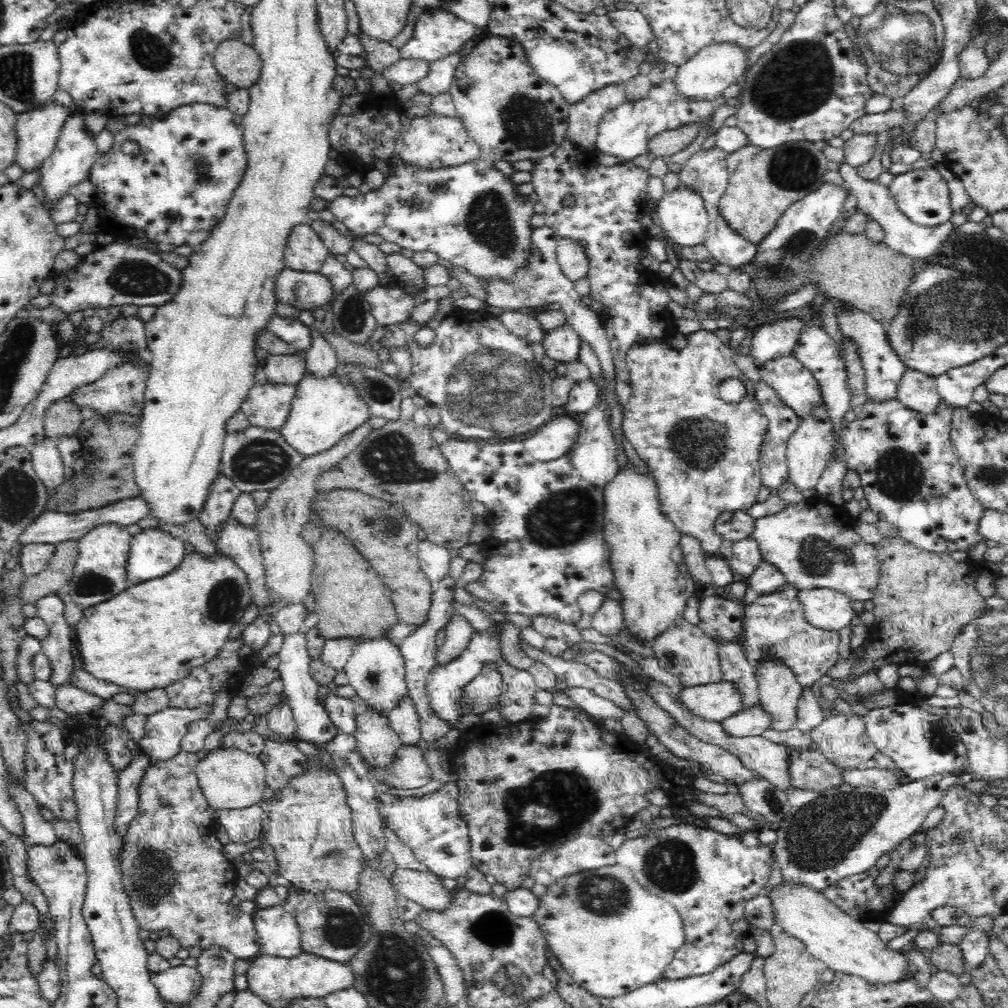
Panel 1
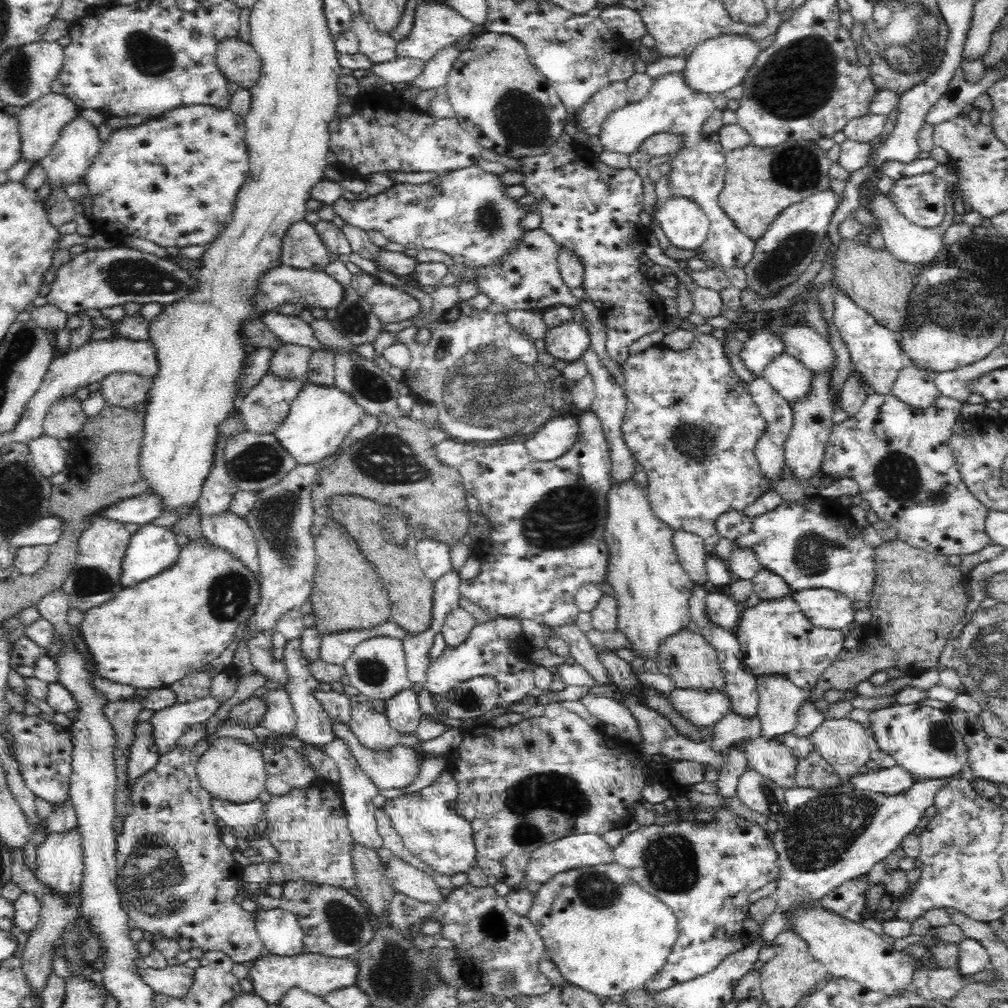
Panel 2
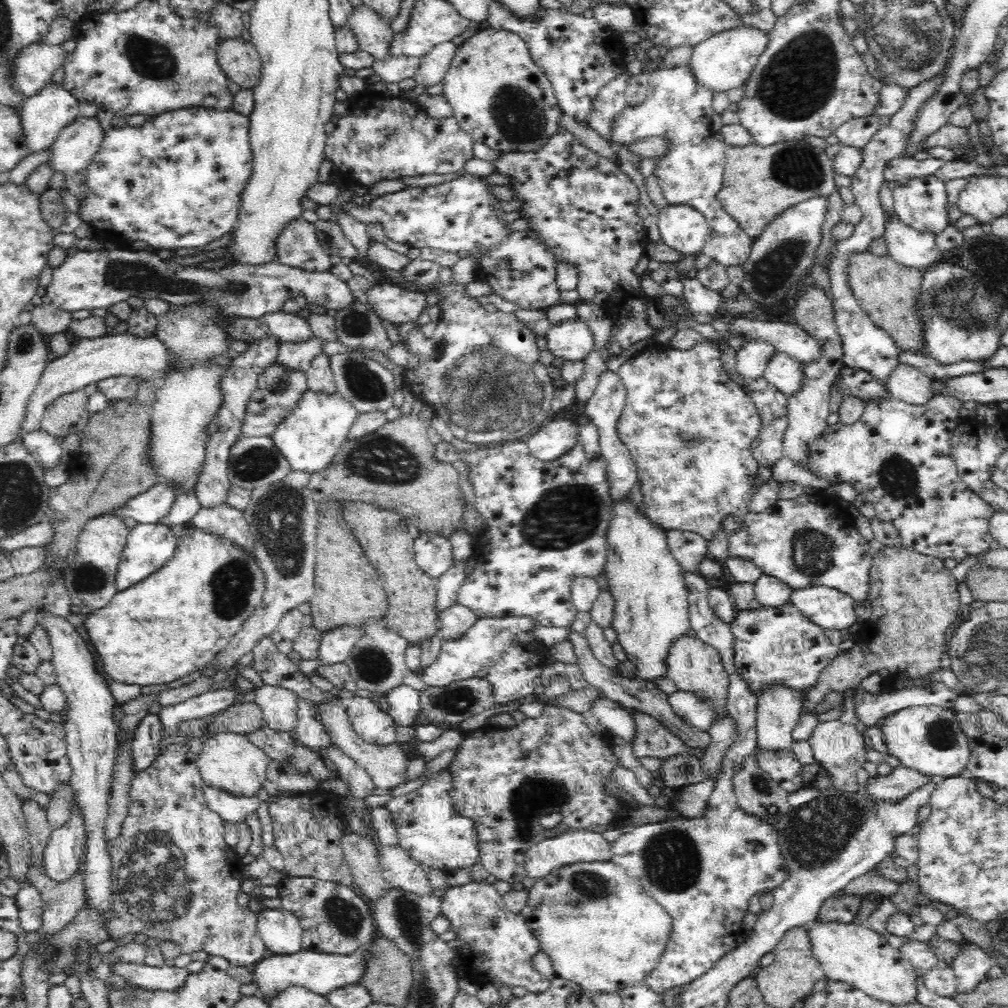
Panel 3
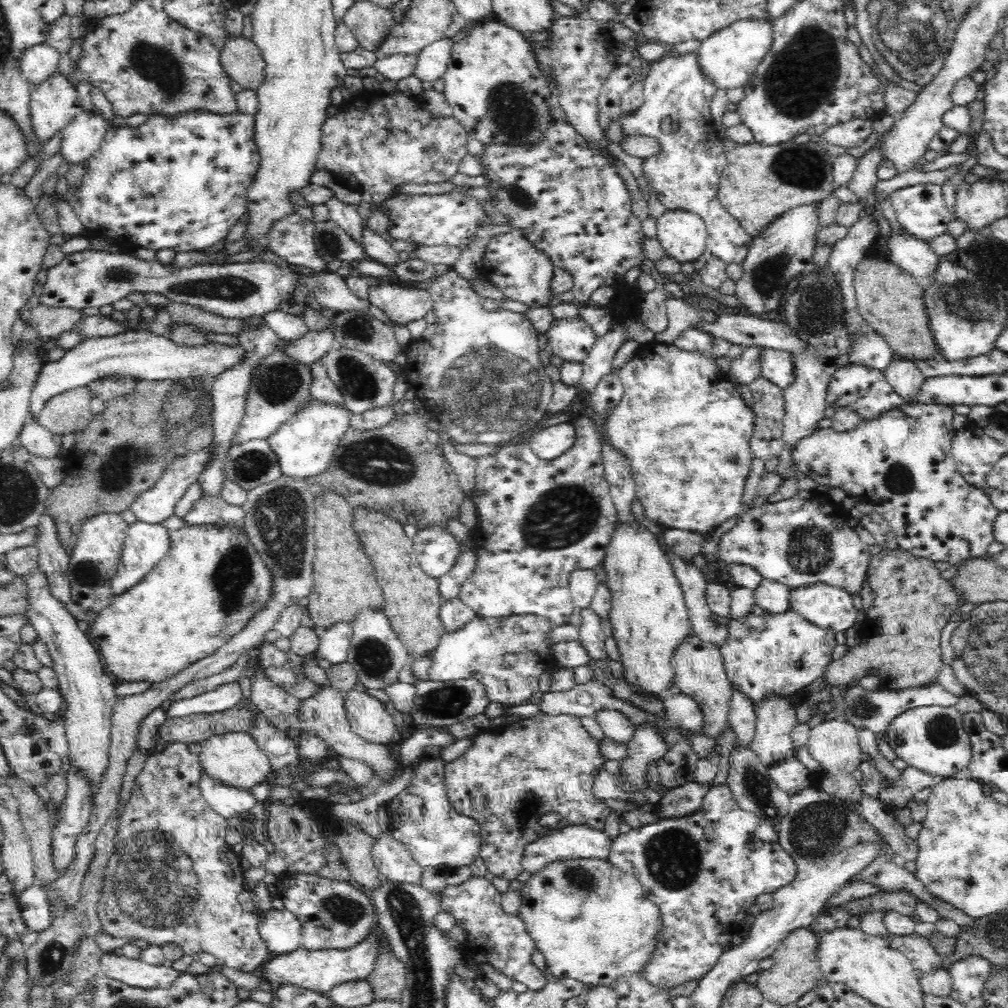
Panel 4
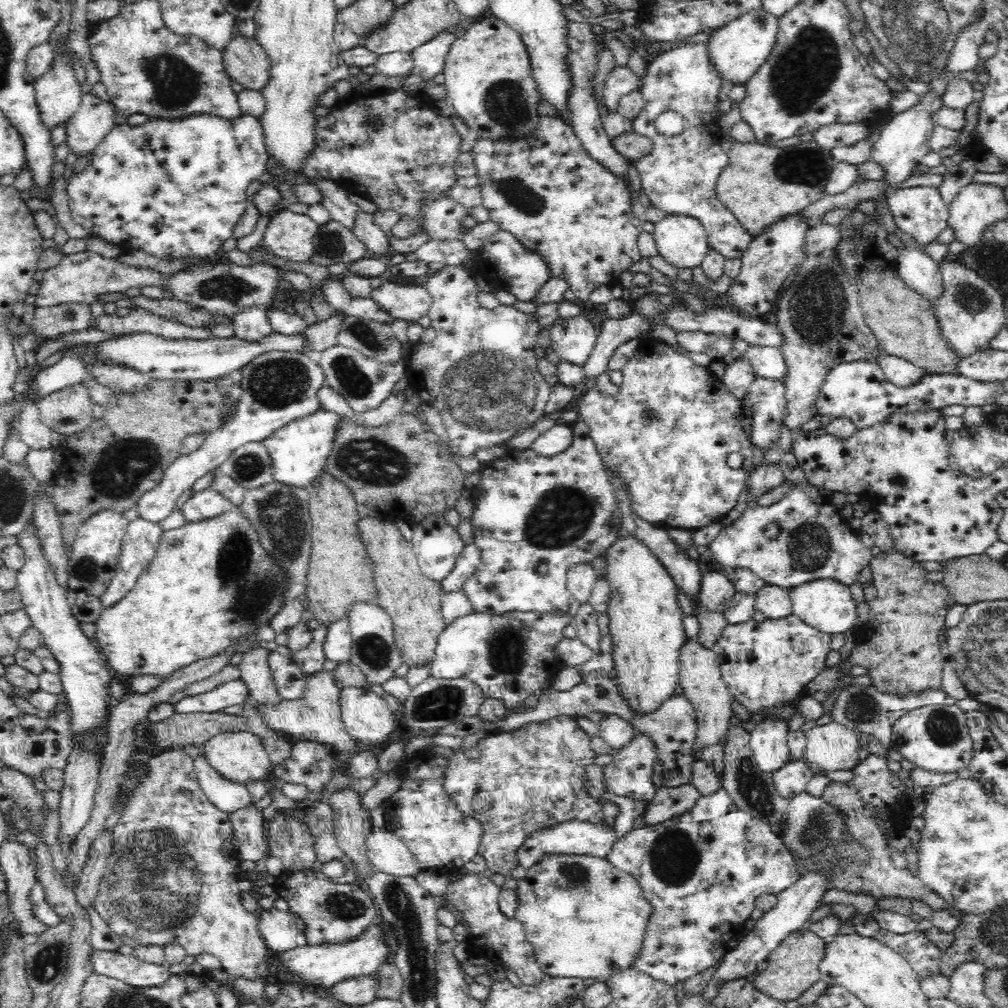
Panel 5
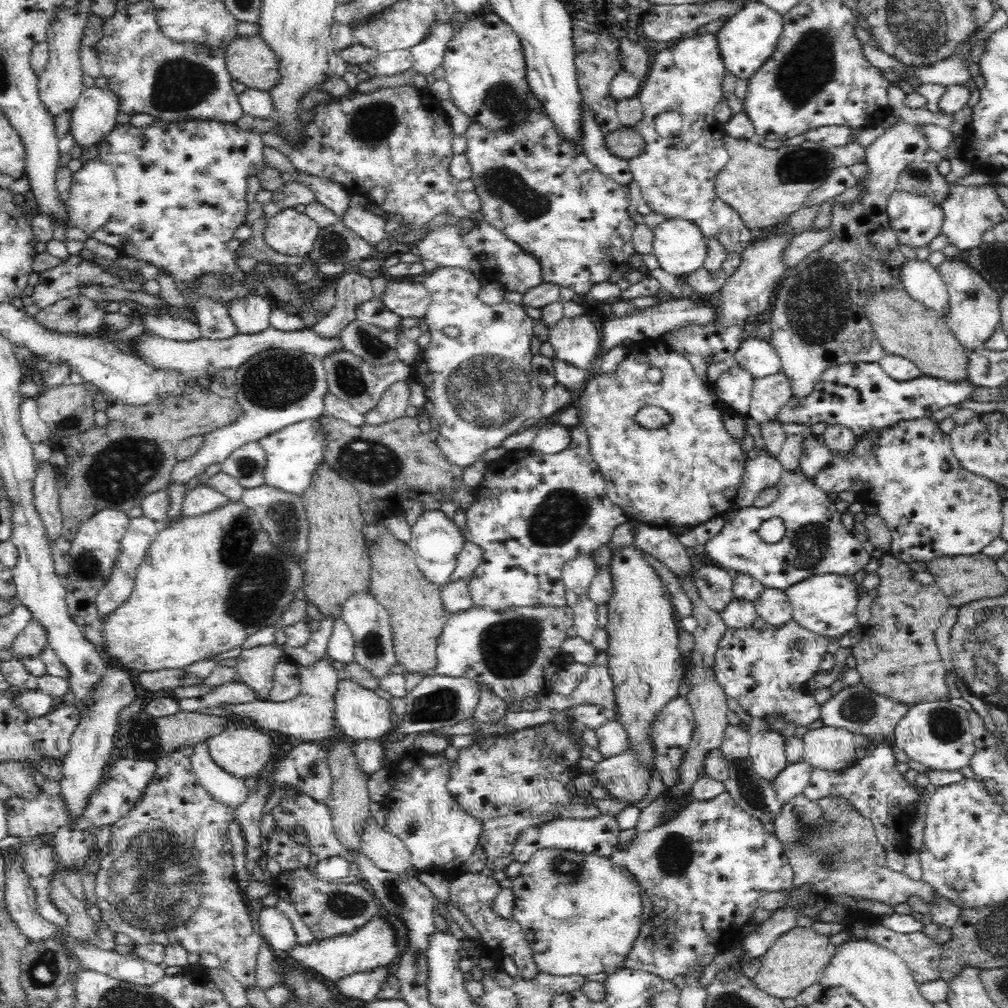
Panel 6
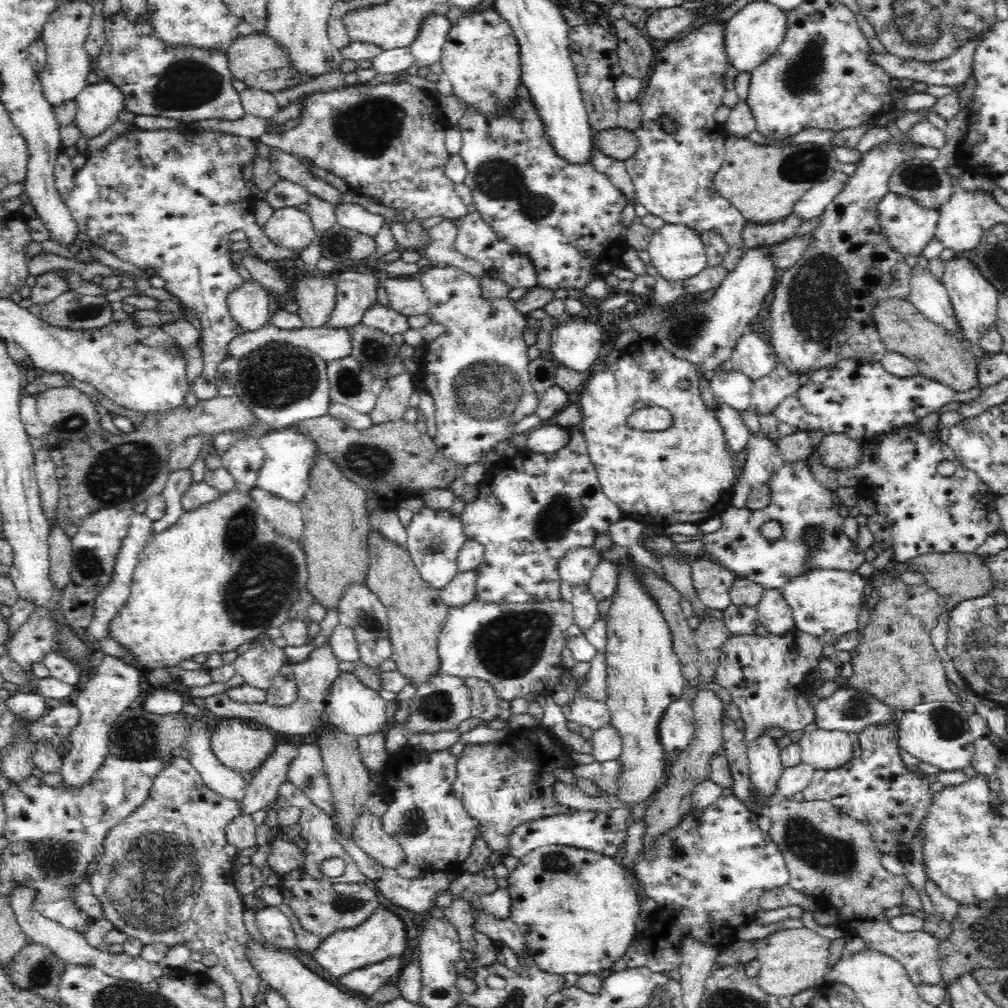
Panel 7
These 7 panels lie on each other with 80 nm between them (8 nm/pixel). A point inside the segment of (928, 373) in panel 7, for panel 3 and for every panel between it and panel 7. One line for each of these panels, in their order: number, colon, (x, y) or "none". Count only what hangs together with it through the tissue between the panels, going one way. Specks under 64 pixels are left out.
3: (887, 291)
4: (891, 301)
5: (904, 322)
6: (903, 326)

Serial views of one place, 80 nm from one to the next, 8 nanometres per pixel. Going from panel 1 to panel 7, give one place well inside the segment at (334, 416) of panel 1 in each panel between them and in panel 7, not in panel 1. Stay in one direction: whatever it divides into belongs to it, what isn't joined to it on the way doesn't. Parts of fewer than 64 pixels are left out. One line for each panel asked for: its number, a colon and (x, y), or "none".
2: (320, 417)
3: (309, 437)
4: (304, 444)
5: (299, 451)
6: (294, 453)
7: (289, 454)

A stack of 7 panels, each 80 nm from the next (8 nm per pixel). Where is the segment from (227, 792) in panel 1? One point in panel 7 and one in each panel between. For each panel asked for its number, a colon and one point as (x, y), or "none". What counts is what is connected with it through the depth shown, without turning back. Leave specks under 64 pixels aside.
2: (229, 769)
3: (228, 761)
4: (234, 758)
5: (240, 756)
6: (243, 751)
7: (242, 746)

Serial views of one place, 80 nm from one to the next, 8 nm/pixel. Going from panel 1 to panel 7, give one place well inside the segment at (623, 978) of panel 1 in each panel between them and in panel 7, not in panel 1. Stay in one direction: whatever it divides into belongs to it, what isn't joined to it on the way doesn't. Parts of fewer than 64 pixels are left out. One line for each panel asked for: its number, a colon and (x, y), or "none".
2: (606, 934)
3: (601, 930)
4: (593, 923)
5: (585, 918)
6: (581, 915)
7: (578, 911)

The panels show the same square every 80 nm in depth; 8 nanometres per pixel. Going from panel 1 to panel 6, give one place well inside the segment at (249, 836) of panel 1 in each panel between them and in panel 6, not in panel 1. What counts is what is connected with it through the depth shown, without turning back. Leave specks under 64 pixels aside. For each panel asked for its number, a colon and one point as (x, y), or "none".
2: (242, 818)
3: (232, 809)
4: (227, 801)
5: (226, 795)
6: (223, 787)

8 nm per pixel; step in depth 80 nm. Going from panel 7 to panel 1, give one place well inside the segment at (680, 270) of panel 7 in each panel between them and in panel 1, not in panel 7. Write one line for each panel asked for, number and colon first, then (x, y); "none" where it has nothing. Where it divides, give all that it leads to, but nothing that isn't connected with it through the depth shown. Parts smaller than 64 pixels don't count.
1: (683, 215)
2: (685, 224)
3: (684, 229)
4: (684, 235)
5: (681, 240)
6: (679, 245)

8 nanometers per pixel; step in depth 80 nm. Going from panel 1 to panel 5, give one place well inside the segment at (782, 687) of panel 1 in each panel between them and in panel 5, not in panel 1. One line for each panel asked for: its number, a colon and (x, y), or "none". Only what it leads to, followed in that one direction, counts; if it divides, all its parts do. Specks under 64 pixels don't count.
2: (779, 700)
3: (778, 710)
4: (776, 715)
5: (769, 742)

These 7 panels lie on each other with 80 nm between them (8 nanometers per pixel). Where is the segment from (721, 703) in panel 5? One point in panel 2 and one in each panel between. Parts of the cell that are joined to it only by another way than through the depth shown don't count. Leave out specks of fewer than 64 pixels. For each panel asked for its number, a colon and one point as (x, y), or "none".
2: (686, 657)
3: (694, 666)
4: (700, 674)

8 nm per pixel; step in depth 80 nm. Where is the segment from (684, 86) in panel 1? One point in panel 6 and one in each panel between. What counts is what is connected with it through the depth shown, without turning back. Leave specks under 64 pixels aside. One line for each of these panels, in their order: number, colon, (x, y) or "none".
2: (718, 64)
3: (724, 61)
4: (729, 57)
5: (737, 50)
6: (746, 41)

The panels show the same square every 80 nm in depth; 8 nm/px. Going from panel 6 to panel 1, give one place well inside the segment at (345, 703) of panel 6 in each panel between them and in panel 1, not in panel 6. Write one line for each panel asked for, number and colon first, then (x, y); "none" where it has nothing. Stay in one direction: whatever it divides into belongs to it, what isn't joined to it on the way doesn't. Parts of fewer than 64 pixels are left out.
1: (377, 743)
2: (372, 728)
3: (375, 726)
4: (367, 716)
5: (367, 717)

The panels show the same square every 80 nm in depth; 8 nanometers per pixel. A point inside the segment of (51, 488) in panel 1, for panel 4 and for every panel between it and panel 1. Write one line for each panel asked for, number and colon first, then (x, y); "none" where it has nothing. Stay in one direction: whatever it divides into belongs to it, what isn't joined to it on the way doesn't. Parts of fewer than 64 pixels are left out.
2: (49, 457)
3: (46, 449)
4: (35, 438)

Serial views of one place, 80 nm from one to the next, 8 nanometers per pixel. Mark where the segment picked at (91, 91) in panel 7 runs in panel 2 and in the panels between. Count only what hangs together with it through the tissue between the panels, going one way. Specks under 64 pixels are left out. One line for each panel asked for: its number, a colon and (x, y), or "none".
2: (68, 160)
3: (77, 144)
4: (83, 135)
5: (90, 124)
6: (94, 117)

